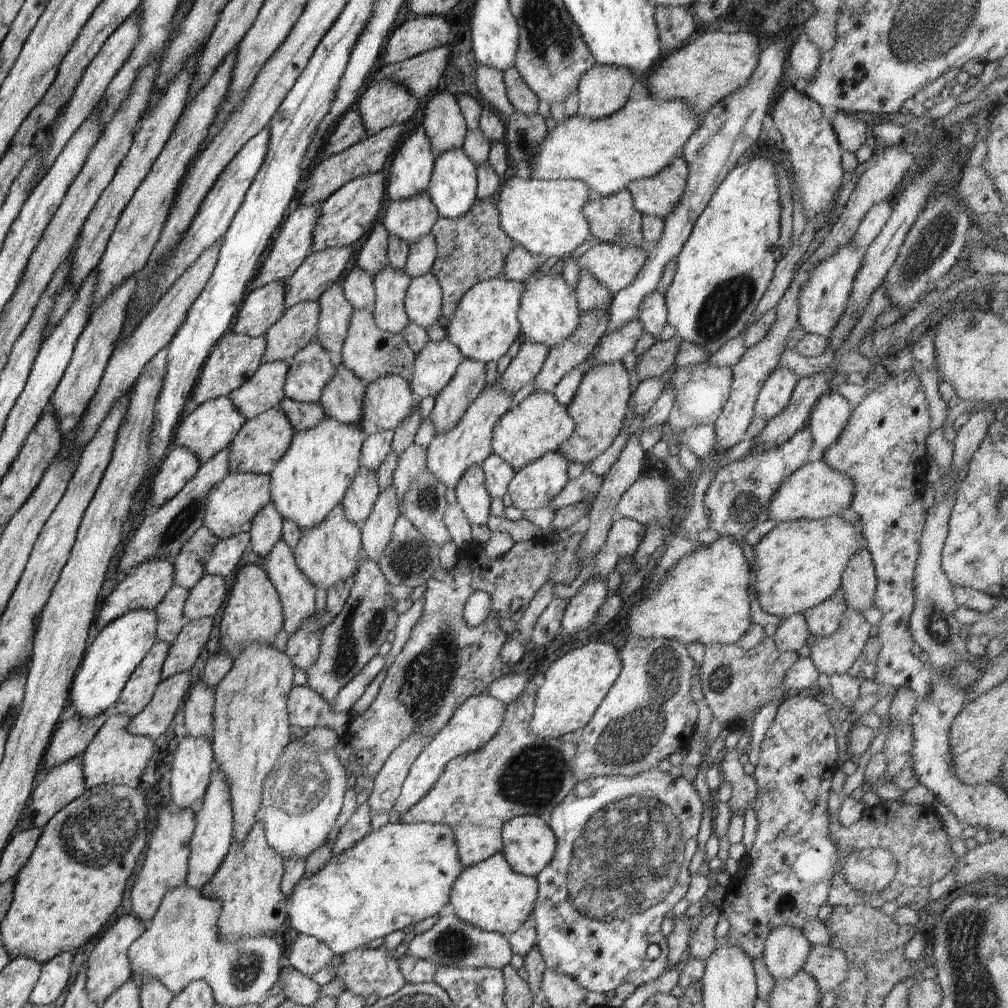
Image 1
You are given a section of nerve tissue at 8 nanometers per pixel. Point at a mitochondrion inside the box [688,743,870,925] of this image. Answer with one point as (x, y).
(786, 903)

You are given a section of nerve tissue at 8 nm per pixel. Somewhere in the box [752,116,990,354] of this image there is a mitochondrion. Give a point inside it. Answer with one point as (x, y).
(939, 234)

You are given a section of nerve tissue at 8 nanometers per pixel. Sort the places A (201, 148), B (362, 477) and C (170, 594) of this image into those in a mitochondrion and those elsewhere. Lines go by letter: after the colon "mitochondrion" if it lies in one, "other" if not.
A: other
B: other
C: other

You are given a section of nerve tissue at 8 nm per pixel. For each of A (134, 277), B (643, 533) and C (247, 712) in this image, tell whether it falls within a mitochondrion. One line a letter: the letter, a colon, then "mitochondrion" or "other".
A: other
B: other
C: other

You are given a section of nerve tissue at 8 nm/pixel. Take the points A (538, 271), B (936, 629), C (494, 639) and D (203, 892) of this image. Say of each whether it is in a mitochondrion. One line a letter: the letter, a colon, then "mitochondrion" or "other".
A: other
B: mitochondrion
C: other
D: other

